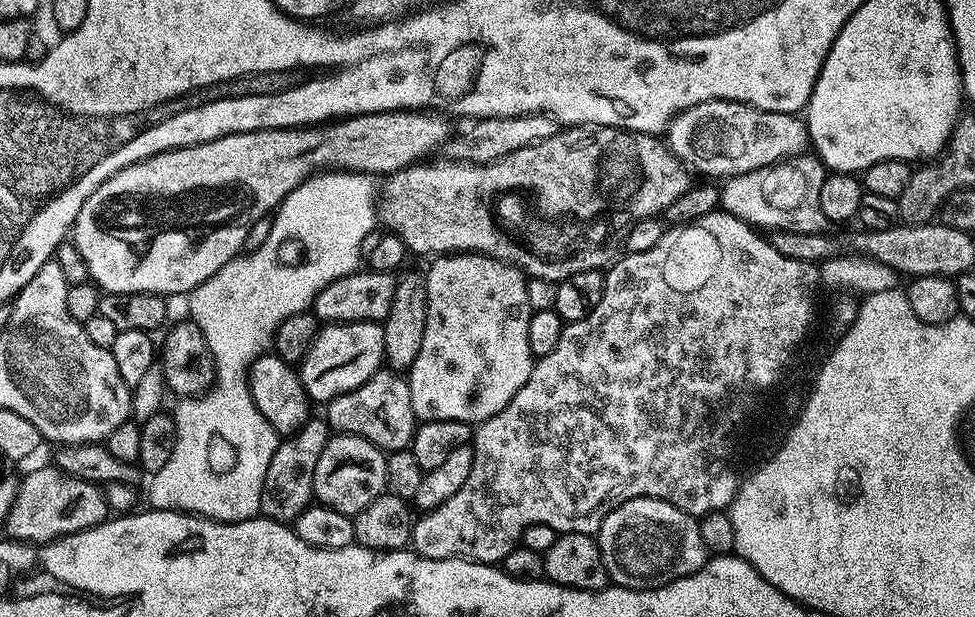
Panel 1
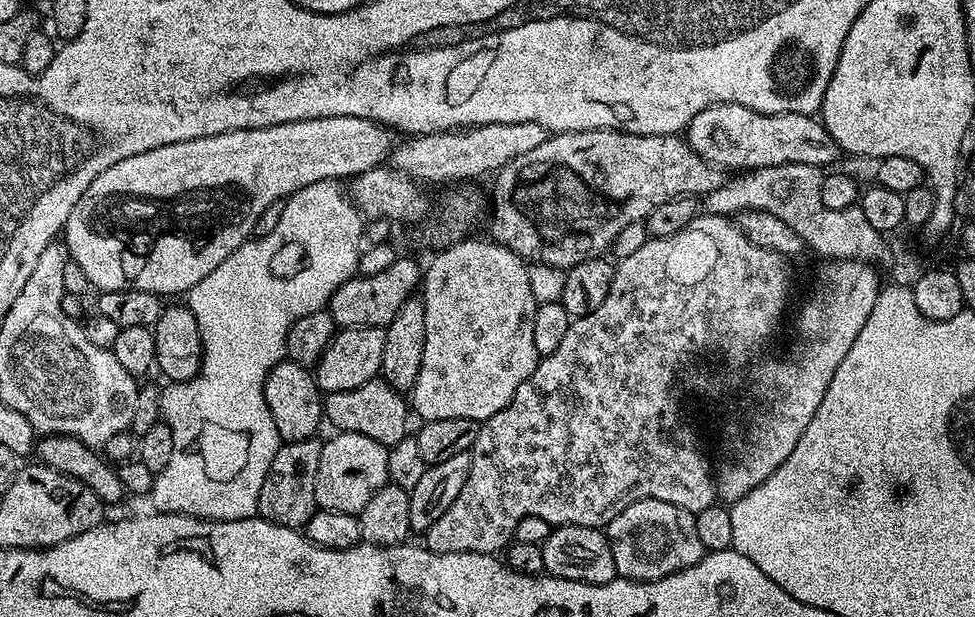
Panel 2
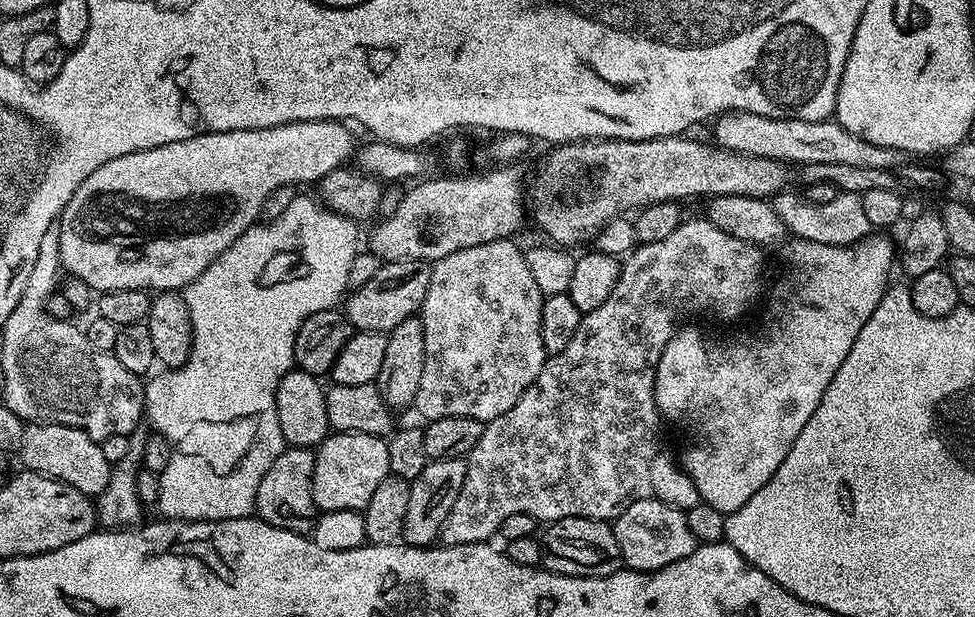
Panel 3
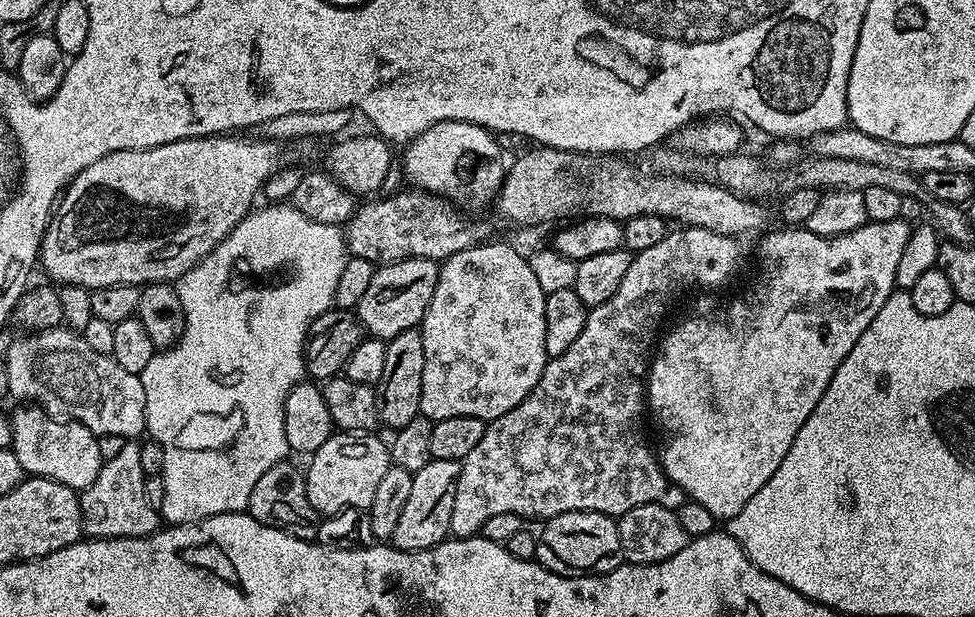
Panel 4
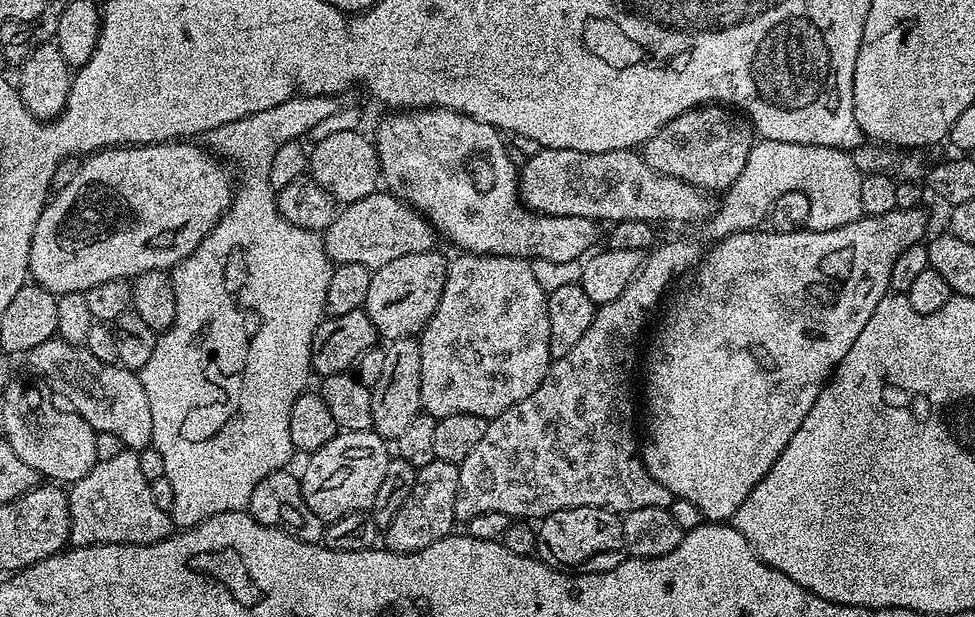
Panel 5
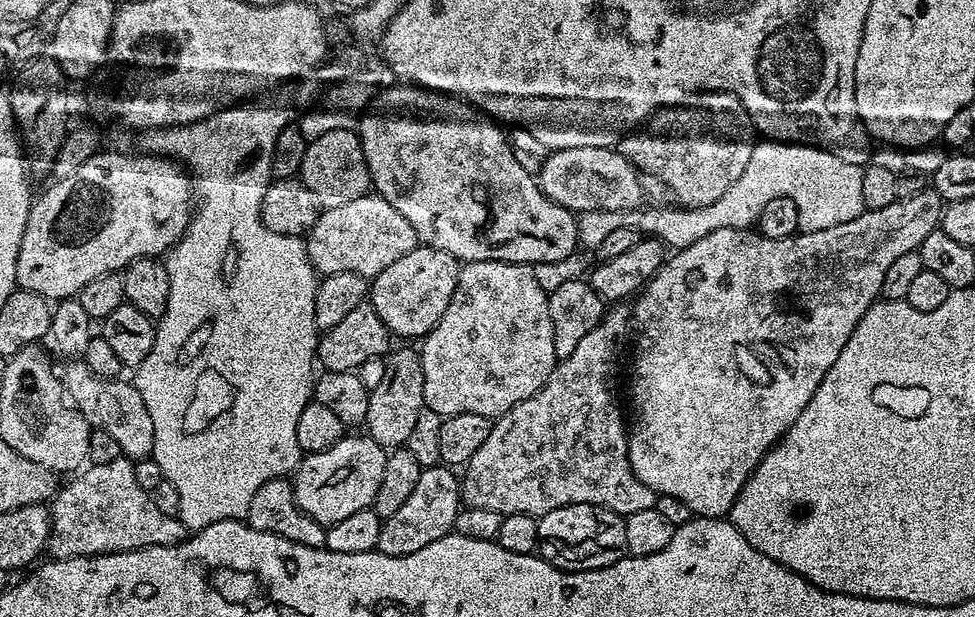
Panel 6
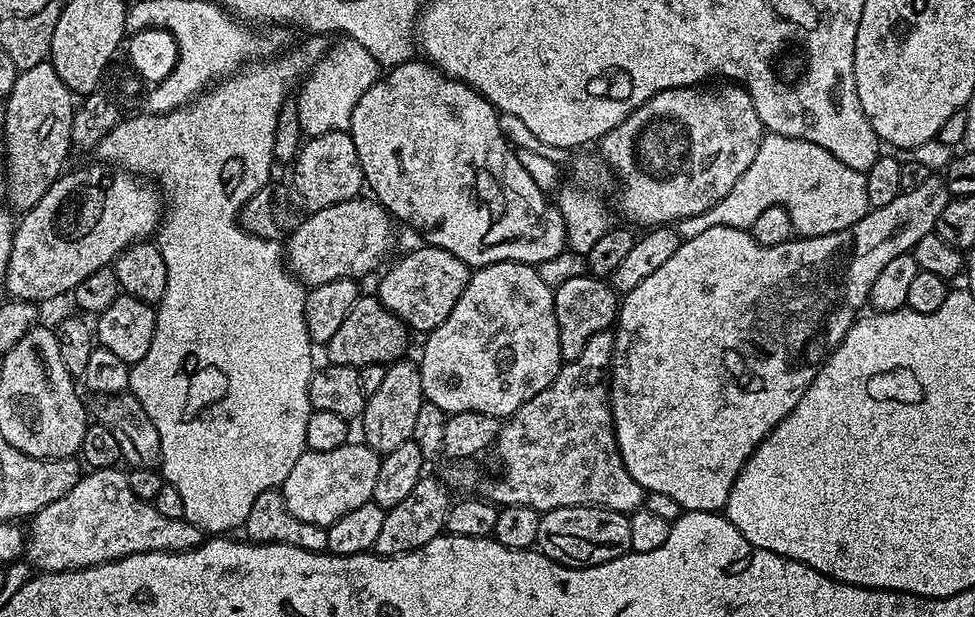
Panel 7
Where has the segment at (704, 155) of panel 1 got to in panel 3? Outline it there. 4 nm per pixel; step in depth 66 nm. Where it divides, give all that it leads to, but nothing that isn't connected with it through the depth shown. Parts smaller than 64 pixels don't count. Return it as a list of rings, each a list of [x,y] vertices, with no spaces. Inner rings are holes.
[[[726,112],[715,117],[715,124],[715,143],[724,151],[737,152],[743,156],[783,160],[789,166],[834,162],[841,166],[870,166],[870,170],[900,170],[910,160],[909,153],[894,150],[890,146],[874,146],[874,142],[866,142],[850,134],[832,118],[818,122],[802,122],[766,118],[749,112]]]

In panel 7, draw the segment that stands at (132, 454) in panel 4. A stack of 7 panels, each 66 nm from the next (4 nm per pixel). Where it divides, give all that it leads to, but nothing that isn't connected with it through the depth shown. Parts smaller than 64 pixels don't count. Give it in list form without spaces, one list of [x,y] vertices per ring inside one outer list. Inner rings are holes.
[[[119,467],[92,470],[81,475],[78,483],[58,502],[50,502],[31,517],[26,528],[26,560],[33,569],[45,572],[73,572],[75,568],[89,568],[111,560],[121,560],[139,552],[185,552],[203,544],[206,536],[198,526],[186,519],[168,518],[159,513],[152,502],[140,500],[130,490],[128,472]]]

